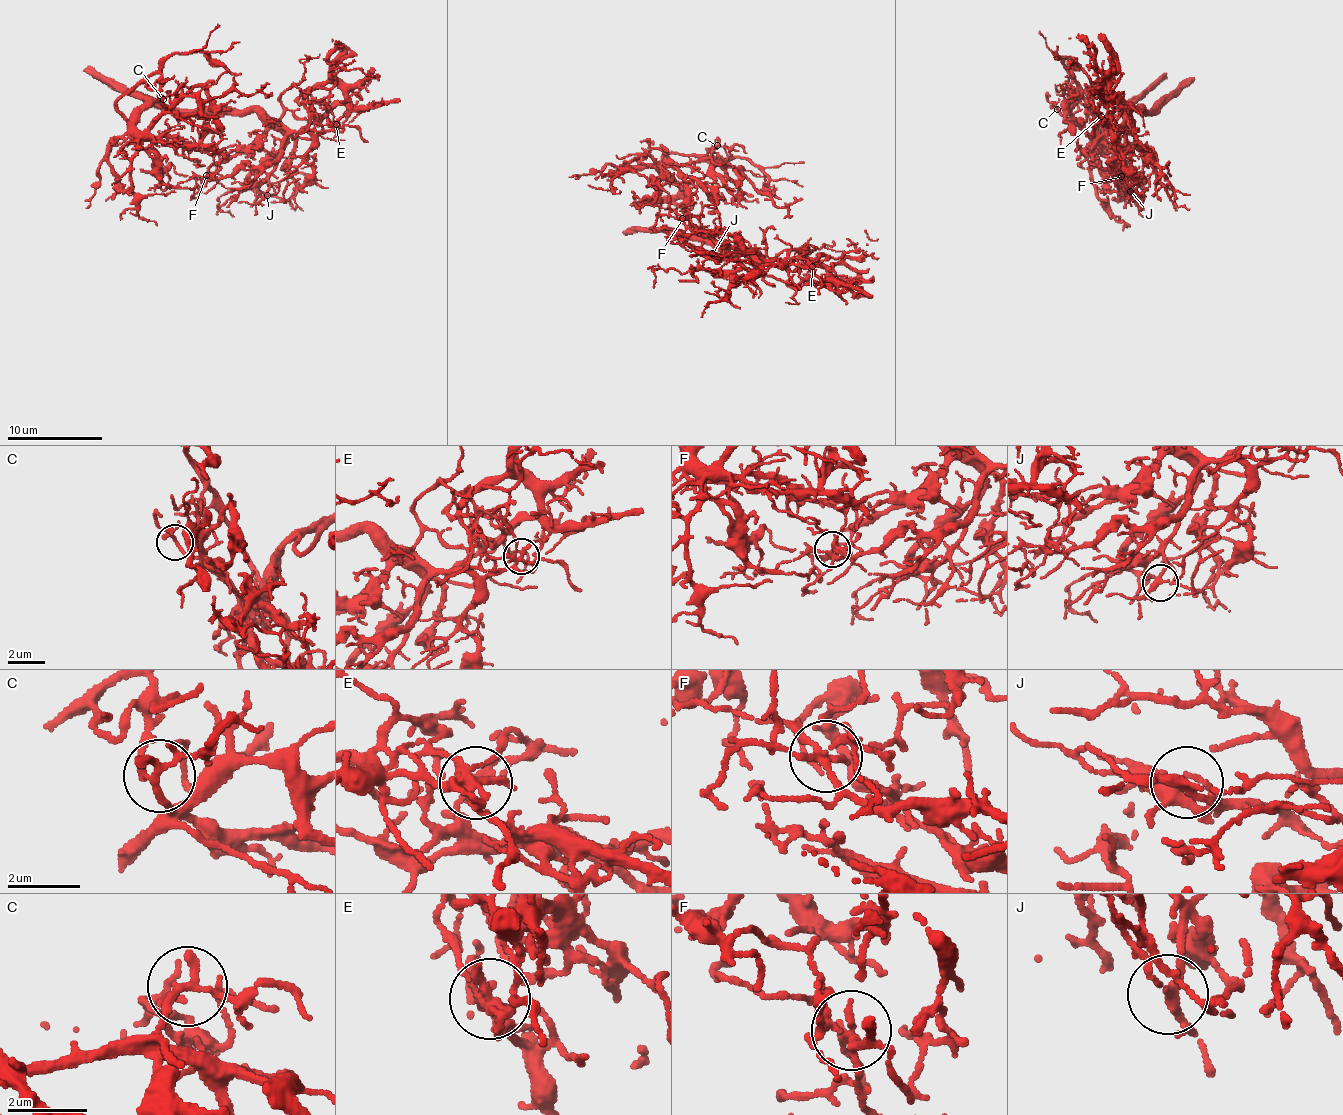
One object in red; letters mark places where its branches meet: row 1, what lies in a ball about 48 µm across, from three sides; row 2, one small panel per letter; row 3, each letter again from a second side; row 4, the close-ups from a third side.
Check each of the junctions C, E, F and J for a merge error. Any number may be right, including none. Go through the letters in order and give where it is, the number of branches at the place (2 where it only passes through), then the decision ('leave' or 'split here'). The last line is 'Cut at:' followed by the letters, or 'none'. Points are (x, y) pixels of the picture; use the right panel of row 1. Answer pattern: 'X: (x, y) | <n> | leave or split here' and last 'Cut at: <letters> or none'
C: (1057, 109) | 4 | leave
E: (1101, 116) | 5 | split here
F: (1121, 176) | 5 | split here
J: (1130, 191) | 4 | leave
Cut at: E, F

